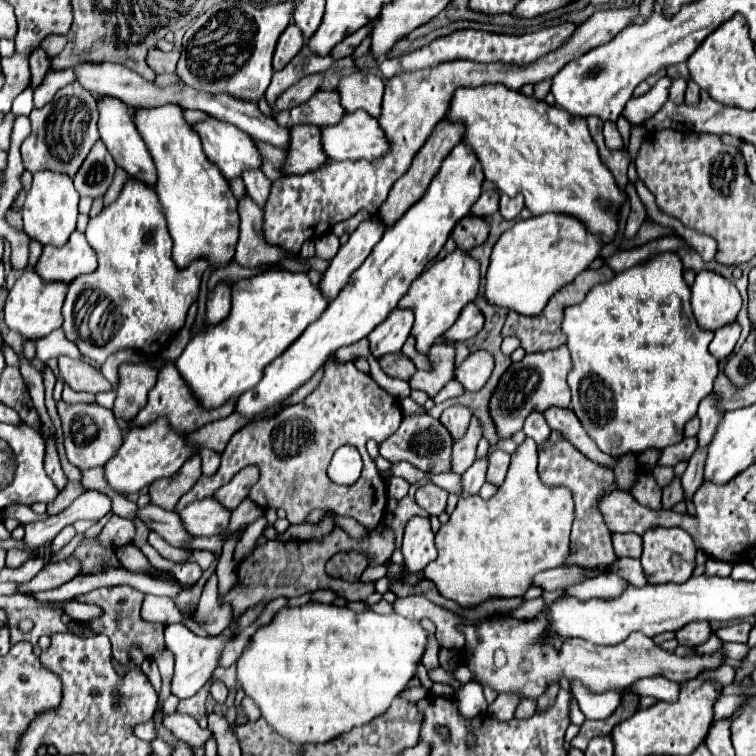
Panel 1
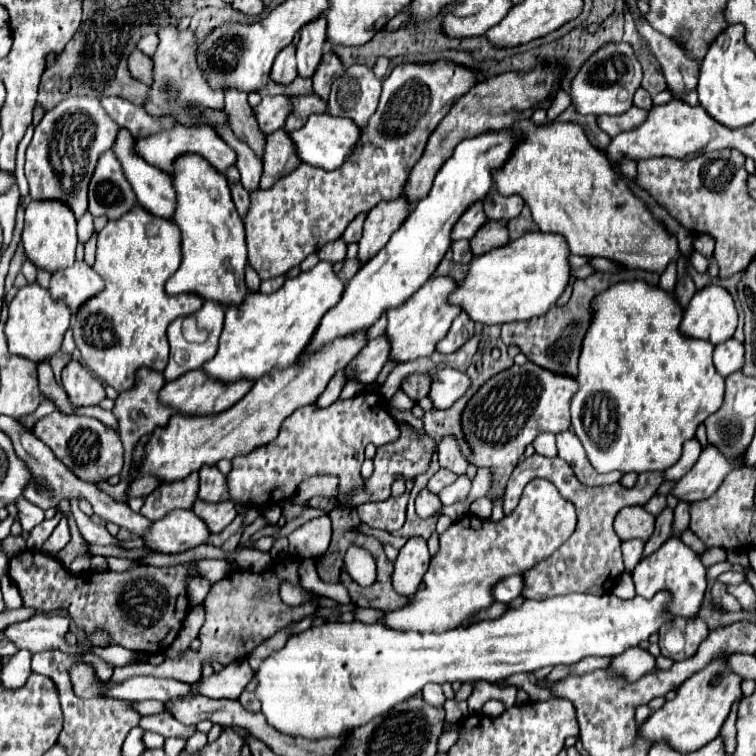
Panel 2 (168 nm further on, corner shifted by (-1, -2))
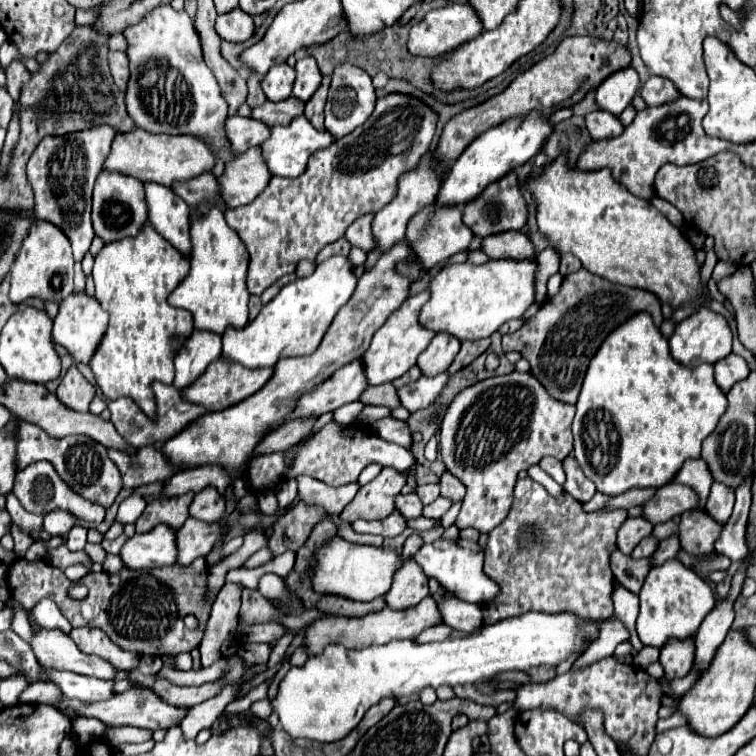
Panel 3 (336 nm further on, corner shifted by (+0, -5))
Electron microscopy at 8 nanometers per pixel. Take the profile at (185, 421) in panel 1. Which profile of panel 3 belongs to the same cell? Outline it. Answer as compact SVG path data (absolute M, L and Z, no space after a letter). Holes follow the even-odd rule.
M219 357L205 369L203 375L197 377L195 383L191 383L187 389L181 389L181 397L187 399L189 403L203 405L207 411L223 411L259 391L267 383L271 373L273 373L271 369L243 369L243 365L235 365Z

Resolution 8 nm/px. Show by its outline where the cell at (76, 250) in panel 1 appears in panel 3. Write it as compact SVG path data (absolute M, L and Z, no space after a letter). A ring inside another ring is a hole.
M85 291L71 293L63 297L63 303L59 303L59 311L53 321L53 339L55 343L67 347L75 361L89 363L91 355L95 353L95 347L99 345L105 333L107 319L109 319L109 313L103 309L103 305L99 305L99 301L93 299L93 295L87 295Z

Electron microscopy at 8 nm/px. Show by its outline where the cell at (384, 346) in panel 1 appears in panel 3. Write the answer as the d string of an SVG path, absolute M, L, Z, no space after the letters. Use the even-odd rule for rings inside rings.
M355 359L345 367L337 369L325 383L321 383L313 393L299 399L297 409L289 419L323 415L327 411L335 411L337 407L357 401L361 393L367 389L367 377L363 373L363 361Z

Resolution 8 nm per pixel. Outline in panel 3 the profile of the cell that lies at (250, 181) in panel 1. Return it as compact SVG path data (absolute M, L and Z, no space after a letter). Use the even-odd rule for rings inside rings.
M161 5L153 13L149 13L137 25L131 25L123 31L127 37L129 61L131 61L131 79L127 87L127 113L133 117L139 129L149 133L165 133L165 135L195 135L201 137L207 145L211 145L217 155L227 163L237 153L231 153L231 145L227 145L227 137L223 135L223 121L227 119L227 103L221 97L219 85L211 73L211 69L203 61L203 49L199 49L199 35L195 33L193 19L185 11L175 11L171 5Z

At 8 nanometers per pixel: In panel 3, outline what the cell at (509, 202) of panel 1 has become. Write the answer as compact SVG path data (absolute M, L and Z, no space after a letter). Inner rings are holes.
M507 173L503 179L491 183L477 199L469 201L463 209L463 221L477 237L487 237L491 233L501 233L515 229L519 231L527 221L527 203L519 191L519 181L515 173Z

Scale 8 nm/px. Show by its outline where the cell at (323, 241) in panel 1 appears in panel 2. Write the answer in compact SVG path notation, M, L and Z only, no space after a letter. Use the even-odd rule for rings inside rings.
M342 238L328 242L320 248L318 256L320 256L320 260L326 260L326 262L340 262L346 258L346 242Z

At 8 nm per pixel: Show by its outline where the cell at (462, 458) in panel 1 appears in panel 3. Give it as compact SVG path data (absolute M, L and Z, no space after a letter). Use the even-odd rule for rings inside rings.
M433 483L433 485L423 485L417 489L417 495L421 497L423 505L429 505L431 501L435 501L439 497L441 489L439 489L439 483Z

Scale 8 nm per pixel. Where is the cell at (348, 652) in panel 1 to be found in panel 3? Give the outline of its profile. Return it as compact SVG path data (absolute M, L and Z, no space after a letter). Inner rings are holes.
M523 613L519 617L509 617L491 625L481 625L473 629L467 637L459 639L445 639L433 643L417 643L415 639L395 639L387 645L369 645L365 649L343 649L343 645L327 645L323 653L309 657L305 665L291 667L277 687L275 699L271 699L273 711L279 715L281 729L291 737L299 739L313 739L321 743L339 741L357 723L363 719L369 707L379 703L381 699L393 697L395 701L403 701L407 697L419 695L425 687L441 687L441 685L465 685L465 683L479 683L495 679L499 673L505 671L527 671L539 665L559 665L569 657L581 655L591 641L599 635L603 621L595 619L581 619L575 613Z

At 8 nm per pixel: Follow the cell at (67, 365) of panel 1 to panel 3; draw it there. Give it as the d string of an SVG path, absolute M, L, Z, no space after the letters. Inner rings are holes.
M75 365L69 367L67 375L61 379L55 395L61 403L75 411L89 411L89 405L95 397L95 385L91 385Z

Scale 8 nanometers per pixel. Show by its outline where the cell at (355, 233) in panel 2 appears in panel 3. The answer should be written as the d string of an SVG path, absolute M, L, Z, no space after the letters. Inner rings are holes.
M367 213L367 215L359 217L357 221L353 221L351 227L347 229L345 239L347 239L353 247L359 247L359 249L363 249L363 251L371 251L371 249L375 247L373 235L371 235L371 219L373 219L373 213Z

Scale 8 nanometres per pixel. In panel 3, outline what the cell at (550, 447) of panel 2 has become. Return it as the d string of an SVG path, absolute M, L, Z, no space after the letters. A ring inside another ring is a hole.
M543 457L539 465L541 465L541 469L543 469L545 473L549 473L559 485L563 485L565 473L563 473L563 467L561 467L561 461L559 461L559 459L555 459L555 457Z

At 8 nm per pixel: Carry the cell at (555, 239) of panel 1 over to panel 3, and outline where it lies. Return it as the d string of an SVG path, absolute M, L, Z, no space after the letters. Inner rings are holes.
M497 259L483 265L457 263L443 267L431 281L431 299L423 305L419 323L437 333L447 331L457 339L491 337L503 323L521 319L535 303L537 259Z

